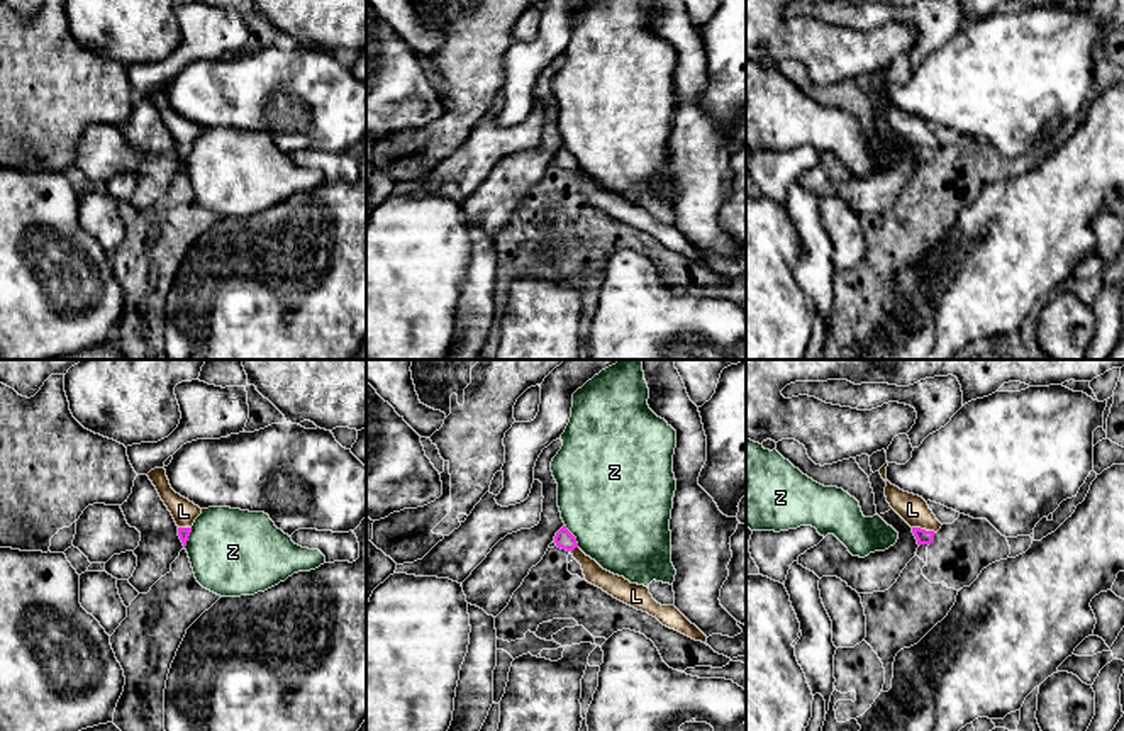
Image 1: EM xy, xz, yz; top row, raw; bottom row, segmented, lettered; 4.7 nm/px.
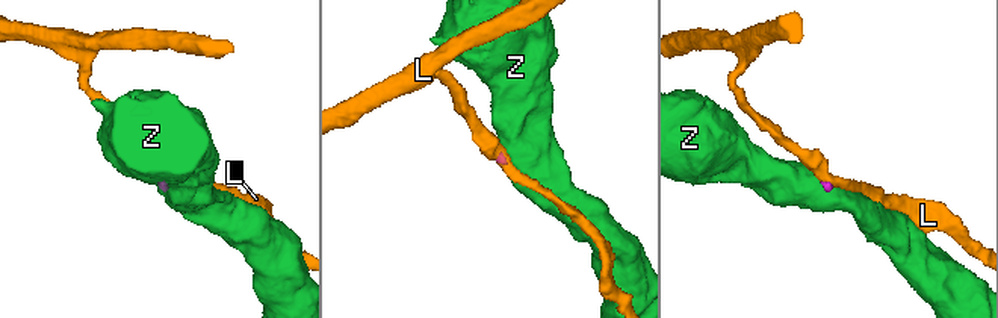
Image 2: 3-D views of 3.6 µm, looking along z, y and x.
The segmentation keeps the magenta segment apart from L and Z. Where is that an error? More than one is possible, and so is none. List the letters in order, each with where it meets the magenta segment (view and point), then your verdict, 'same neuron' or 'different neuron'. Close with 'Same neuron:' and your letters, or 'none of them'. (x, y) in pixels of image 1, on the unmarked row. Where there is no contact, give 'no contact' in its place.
L: meets magenta in yz at (924, 150); same neuron
Z: meets magenta in xz at (573, 156); different neuron
Same neuron: L

